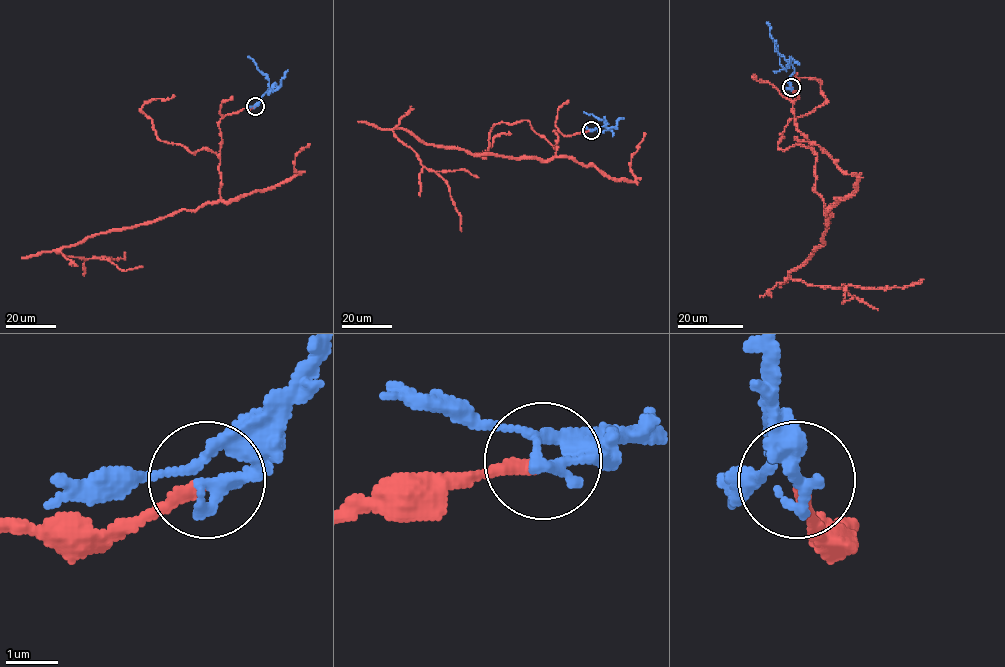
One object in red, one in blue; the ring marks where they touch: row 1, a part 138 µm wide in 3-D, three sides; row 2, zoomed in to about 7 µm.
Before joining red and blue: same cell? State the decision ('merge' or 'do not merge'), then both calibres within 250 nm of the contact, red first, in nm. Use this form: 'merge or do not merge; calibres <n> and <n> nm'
do not merge; calibres 200 and 280 nm

